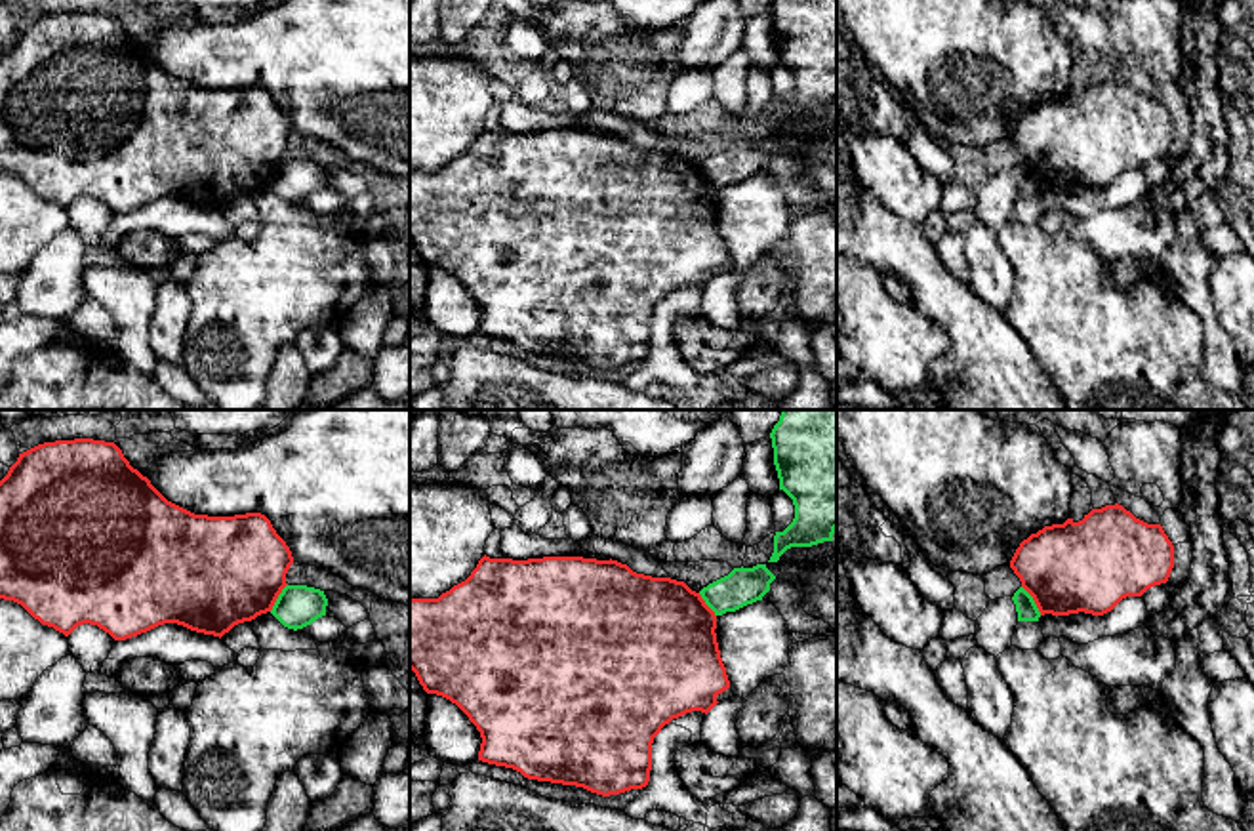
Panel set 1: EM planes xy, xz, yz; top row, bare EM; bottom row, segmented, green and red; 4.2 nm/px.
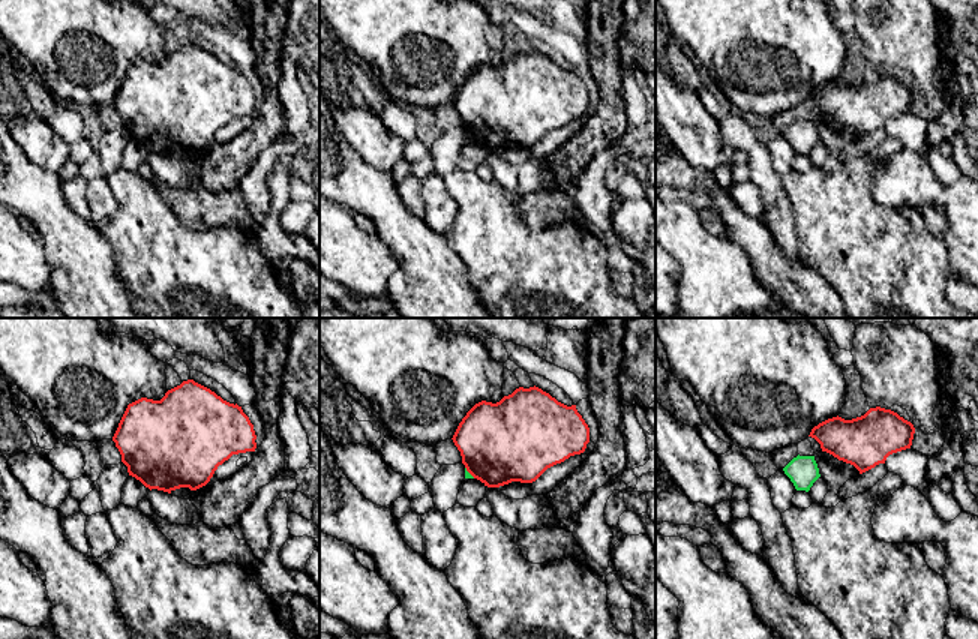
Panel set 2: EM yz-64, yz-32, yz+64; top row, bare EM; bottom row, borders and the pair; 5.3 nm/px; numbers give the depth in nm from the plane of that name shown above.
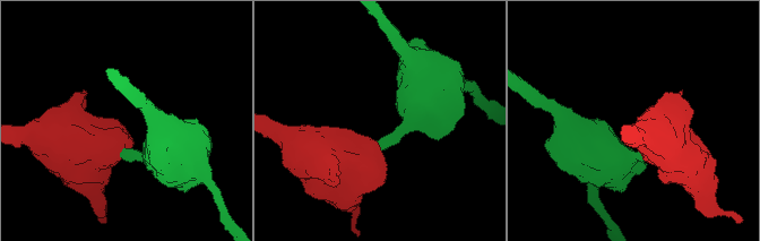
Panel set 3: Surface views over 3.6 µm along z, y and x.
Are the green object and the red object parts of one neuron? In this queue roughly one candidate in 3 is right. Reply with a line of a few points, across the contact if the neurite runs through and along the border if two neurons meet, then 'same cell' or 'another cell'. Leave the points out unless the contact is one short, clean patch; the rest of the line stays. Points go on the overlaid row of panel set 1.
line yz (1022, 586), (1041, 614); another cell

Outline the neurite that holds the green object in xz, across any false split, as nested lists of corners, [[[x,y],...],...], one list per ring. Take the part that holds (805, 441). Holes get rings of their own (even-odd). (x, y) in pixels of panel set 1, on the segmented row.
[[[781,410],[770,438],[779,490],[795,505],[793,522],[774,536],[774,553],[768,562],[778,562],[791,547],[833,541],[837,530],[837,410]]]

